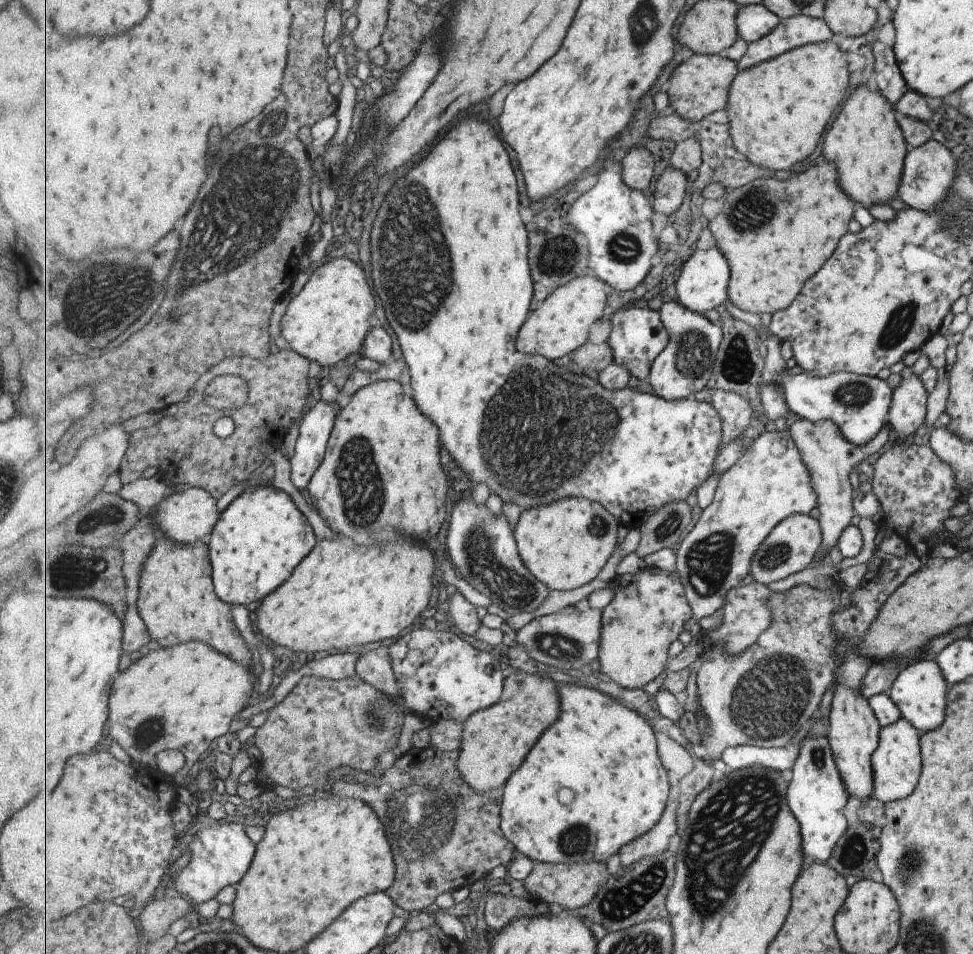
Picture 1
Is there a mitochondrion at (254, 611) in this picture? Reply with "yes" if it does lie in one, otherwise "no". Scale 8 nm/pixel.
no

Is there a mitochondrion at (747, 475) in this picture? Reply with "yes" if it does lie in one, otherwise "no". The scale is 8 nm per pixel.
no

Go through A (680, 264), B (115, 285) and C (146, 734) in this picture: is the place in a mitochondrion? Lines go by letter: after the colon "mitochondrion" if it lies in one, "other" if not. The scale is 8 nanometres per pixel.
A: other
B: mitochondrion
C: mitochondrion

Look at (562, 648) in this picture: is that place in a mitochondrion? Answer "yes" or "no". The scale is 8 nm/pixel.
yes

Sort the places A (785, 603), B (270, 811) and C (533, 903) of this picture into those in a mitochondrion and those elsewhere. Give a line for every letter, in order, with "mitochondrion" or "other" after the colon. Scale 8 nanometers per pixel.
A: other
B: other
C: other

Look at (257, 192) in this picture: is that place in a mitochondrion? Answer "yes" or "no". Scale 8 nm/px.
yes

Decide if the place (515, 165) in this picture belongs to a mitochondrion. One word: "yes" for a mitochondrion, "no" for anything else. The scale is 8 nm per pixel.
no

